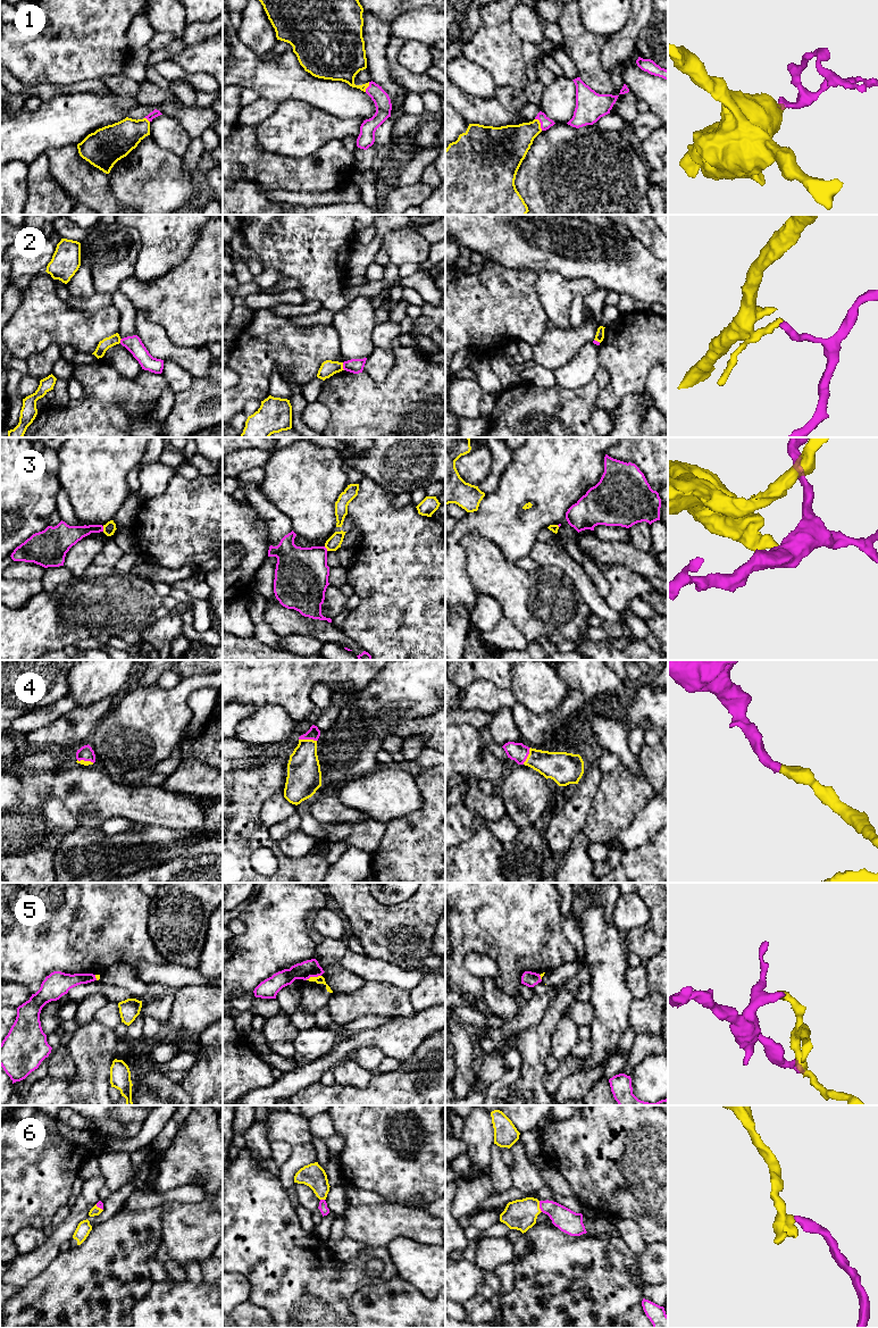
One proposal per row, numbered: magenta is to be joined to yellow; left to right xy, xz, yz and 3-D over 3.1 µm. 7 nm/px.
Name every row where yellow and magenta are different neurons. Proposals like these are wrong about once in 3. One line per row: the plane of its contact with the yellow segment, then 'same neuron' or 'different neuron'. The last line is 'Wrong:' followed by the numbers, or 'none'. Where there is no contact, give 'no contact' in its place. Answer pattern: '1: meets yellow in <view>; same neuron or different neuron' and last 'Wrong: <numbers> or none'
1: meets yellow in yz; same neuron
2: meets yellow in xz; different neuron
3: meets yellow in xy; different neuron
4: meets yellow in xz; same neuron
5: meets yellow in xz; different neuron
6: meets yellow in yz; same neuron
Wrong: 2, 3, 5

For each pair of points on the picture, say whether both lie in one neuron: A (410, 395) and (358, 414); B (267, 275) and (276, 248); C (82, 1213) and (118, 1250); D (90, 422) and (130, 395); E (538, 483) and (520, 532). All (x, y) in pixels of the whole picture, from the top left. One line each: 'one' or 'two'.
A: one
B: two
C: two
D: one
E: one

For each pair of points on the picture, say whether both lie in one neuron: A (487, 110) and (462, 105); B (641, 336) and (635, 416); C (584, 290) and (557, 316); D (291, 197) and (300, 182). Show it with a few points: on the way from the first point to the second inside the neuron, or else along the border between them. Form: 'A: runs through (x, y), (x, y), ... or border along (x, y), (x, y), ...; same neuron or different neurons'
A: runs through (482, 110), (475, 110), (468, 106); same neuron
B: border along (645, 391), (628, 393), (615, 410); different neurons
C: runs through (575, 290), (558, 307); same neuron
D: border along (267, 188), (308, 193), (320, 192); different neurons

